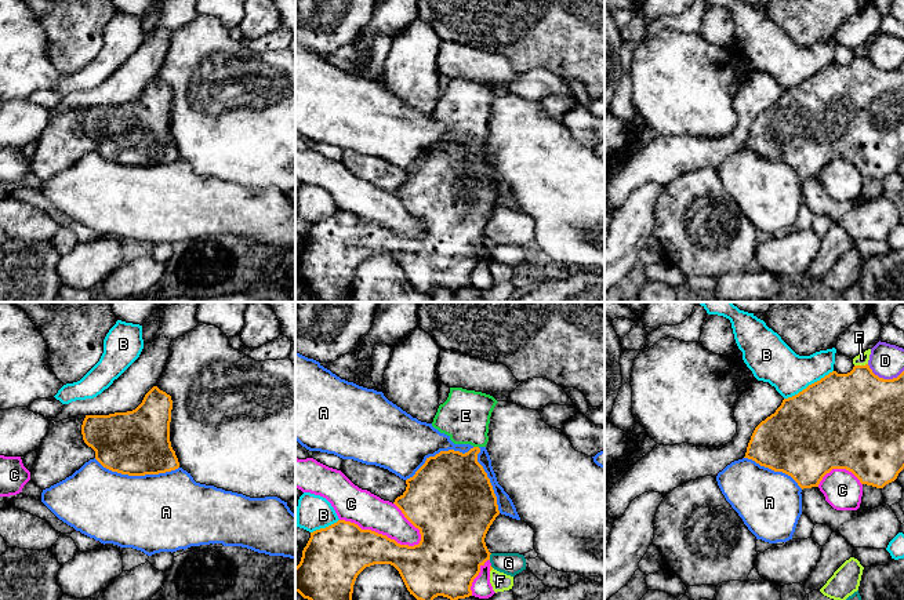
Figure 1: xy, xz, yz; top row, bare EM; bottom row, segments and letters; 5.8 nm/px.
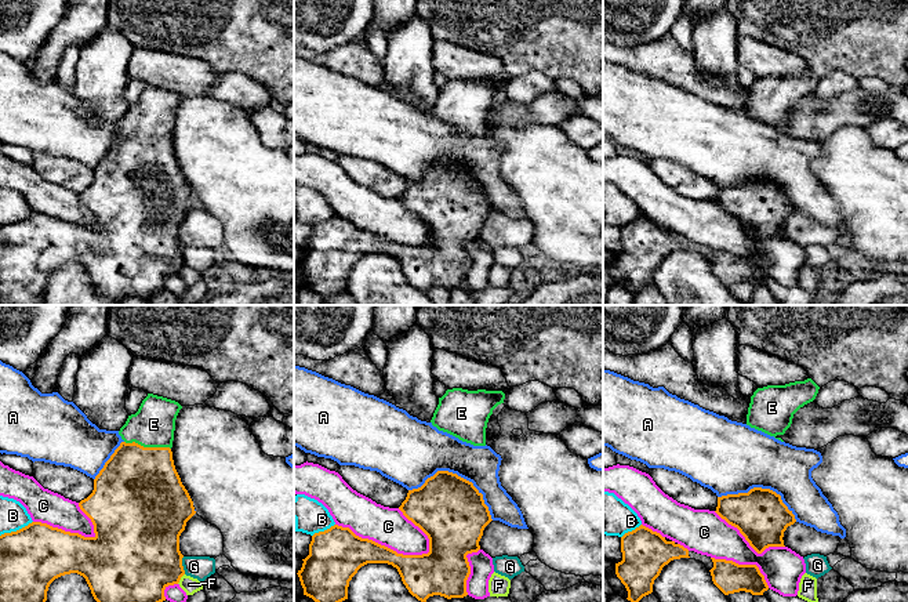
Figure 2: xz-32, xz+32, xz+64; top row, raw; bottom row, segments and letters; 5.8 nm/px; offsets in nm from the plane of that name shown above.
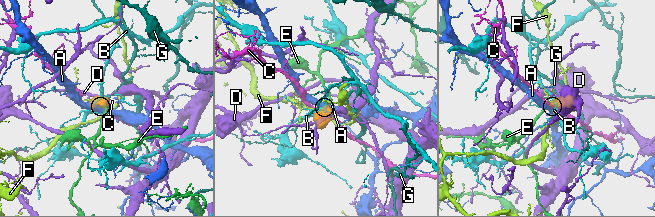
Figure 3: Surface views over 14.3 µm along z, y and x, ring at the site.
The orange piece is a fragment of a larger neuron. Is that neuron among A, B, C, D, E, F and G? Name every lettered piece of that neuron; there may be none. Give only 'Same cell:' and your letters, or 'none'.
Same cell: E

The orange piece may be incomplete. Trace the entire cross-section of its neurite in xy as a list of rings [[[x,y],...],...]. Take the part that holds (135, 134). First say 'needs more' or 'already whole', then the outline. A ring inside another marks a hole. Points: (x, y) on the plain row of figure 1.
already whole; [[[153,77],[132,102],[86,106],[81,116],[83,131],[95,142],[95,150],[112,163],[145,167],[175,161],[179,153],[170,132],[171,101],[171,87]]]

